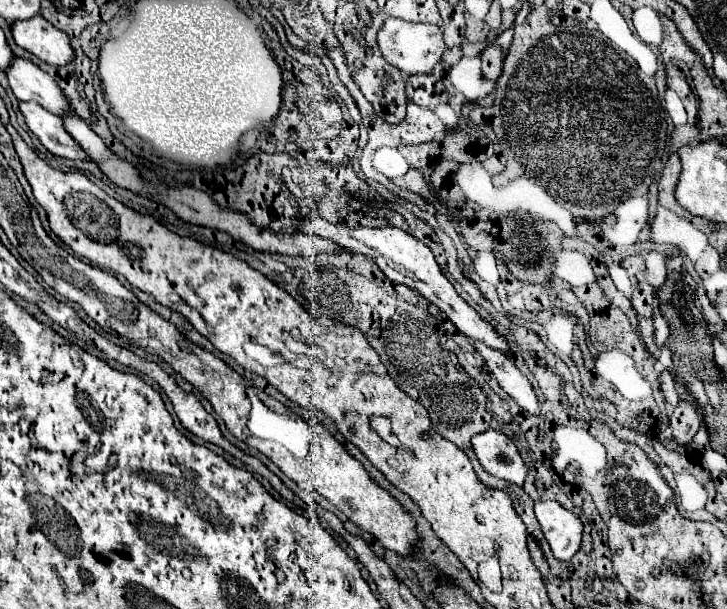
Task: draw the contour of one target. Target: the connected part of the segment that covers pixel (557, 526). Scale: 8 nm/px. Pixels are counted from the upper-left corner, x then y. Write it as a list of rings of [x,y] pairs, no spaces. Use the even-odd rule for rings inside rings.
[[[556,500],[536,502],[534,512],[552,548],[554,558],[568,562],[580,550],[582,532],[584,532],[582,520]]]

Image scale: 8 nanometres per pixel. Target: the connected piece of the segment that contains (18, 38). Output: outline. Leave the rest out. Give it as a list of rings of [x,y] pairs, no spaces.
[[[34,16],[24,22],[14,22],[12,26],[14,42],[38,56],[42,62],[52,66],[66,66],[72,64],[76,54],[70,46],[70,36],[66,32],[54,28],[42,16]]]

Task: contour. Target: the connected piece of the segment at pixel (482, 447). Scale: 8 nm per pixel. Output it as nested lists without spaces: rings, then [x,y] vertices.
[[[486,430],[472,438],[472,448],[482,464],[482,468],[502,480],[522,486],[526,480],[526,464],[516,448],[516,444],[502,432]]]

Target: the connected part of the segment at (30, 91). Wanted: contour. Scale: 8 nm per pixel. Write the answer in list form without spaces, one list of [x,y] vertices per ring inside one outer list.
[[[14,58],[14,64],[6,70],[8,84],[18,100],[36,100],[48,112],[56,116],[66,116],[70,112],[70,98],[62,92],[52,76],[40,70],[34,62],[24,58]]]

